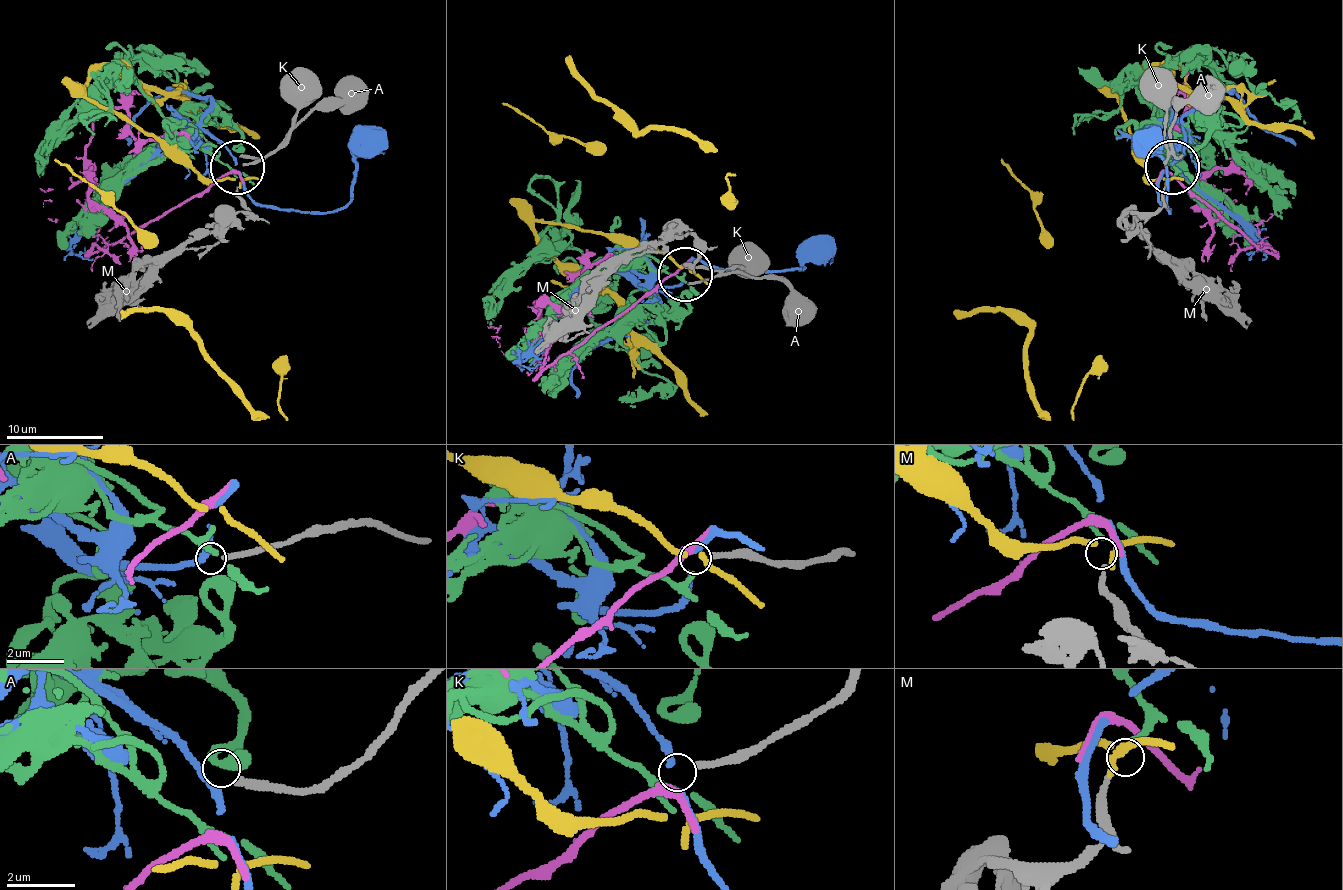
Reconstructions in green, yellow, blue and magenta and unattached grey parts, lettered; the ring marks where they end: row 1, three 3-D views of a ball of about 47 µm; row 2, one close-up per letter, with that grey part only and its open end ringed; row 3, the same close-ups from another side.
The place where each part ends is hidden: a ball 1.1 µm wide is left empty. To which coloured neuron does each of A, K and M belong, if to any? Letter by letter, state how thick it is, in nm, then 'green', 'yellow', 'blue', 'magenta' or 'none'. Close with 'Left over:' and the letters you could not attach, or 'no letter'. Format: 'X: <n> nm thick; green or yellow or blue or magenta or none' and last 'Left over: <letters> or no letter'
A: 240 nm thick; none
K: 200 nm thick; none
M: 180 nm thick; green
Left over: A, K

